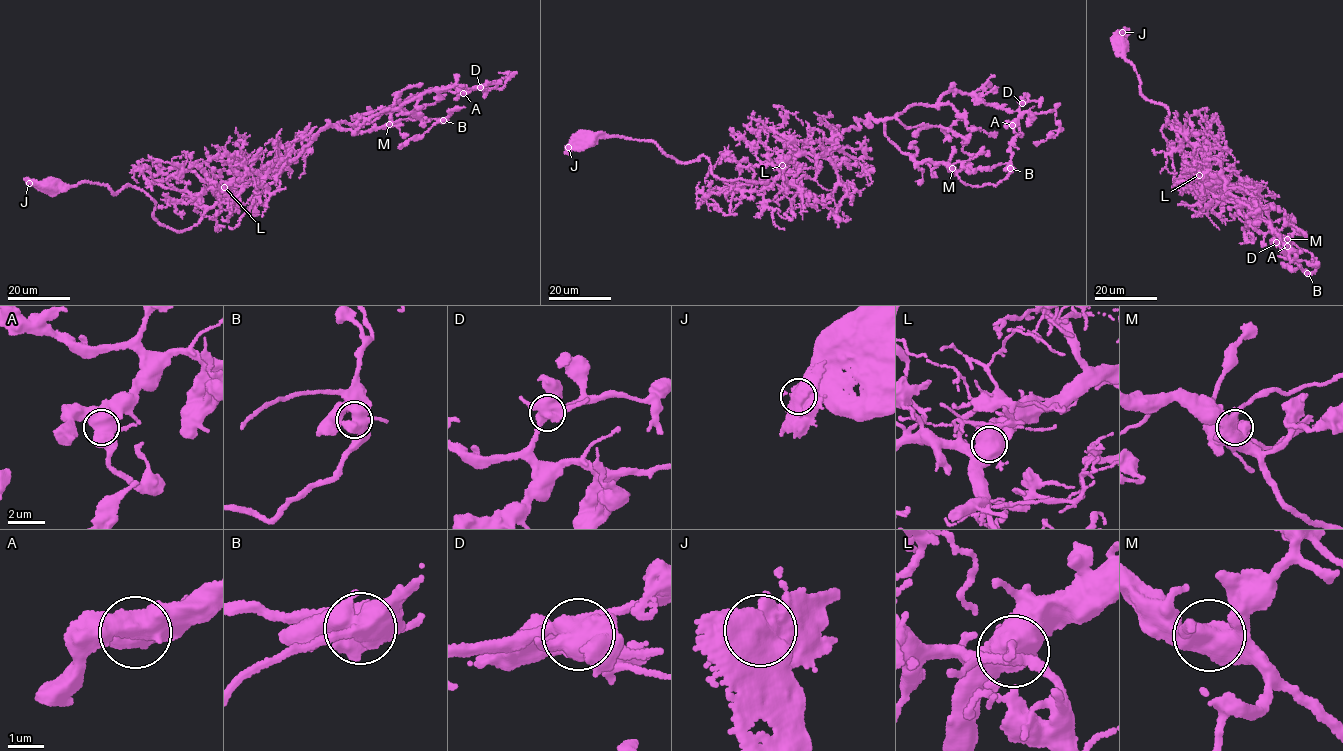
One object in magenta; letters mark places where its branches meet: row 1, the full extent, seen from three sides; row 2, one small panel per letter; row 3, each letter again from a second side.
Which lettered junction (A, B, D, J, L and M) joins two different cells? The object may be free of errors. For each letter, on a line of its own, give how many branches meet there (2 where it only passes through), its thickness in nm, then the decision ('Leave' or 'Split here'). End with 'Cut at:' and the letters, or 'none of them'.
A: Branches: 4. Thickness 600 nm. Leave
B: Branches: 4. Thickness 550 nm. Leave
D: Branches: 5. Thickness 600 nm. Leave
J: Branches: 4. Thickness 650 nm. Leave
L: Branches: 5. Thickness 750 nm. Leave
M: Branches: 4. Thickness 550 nm. Leave
Cut at: none of them

